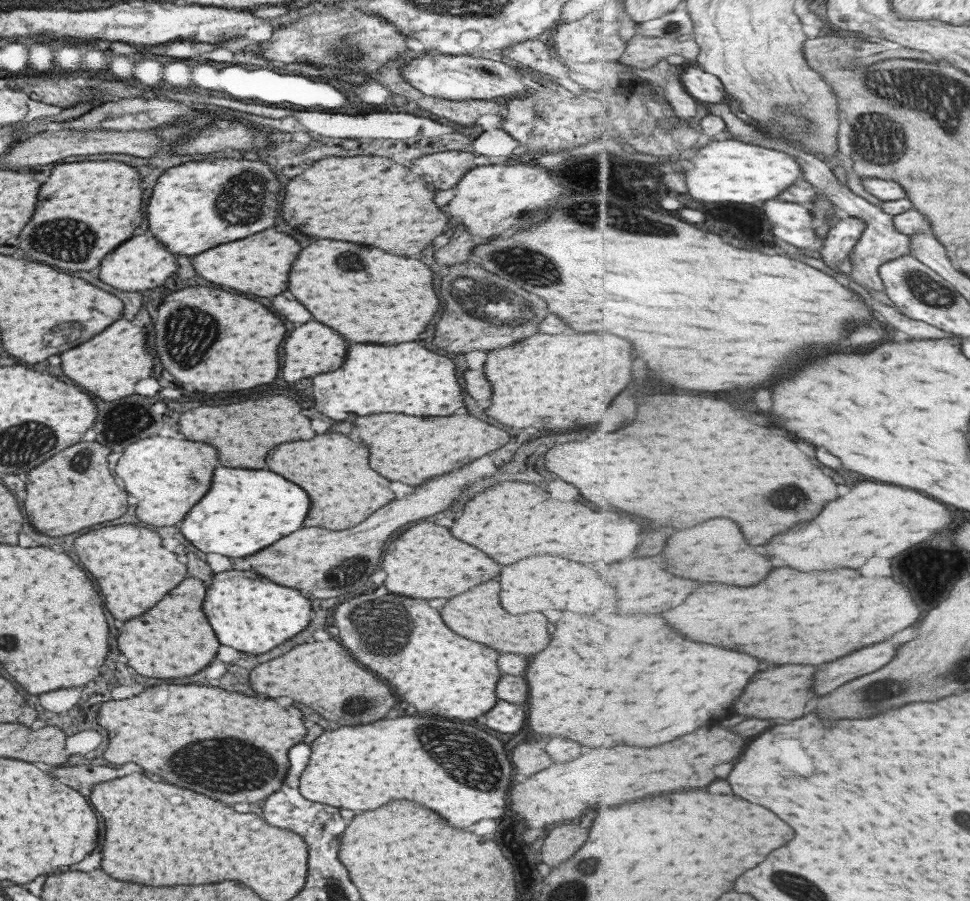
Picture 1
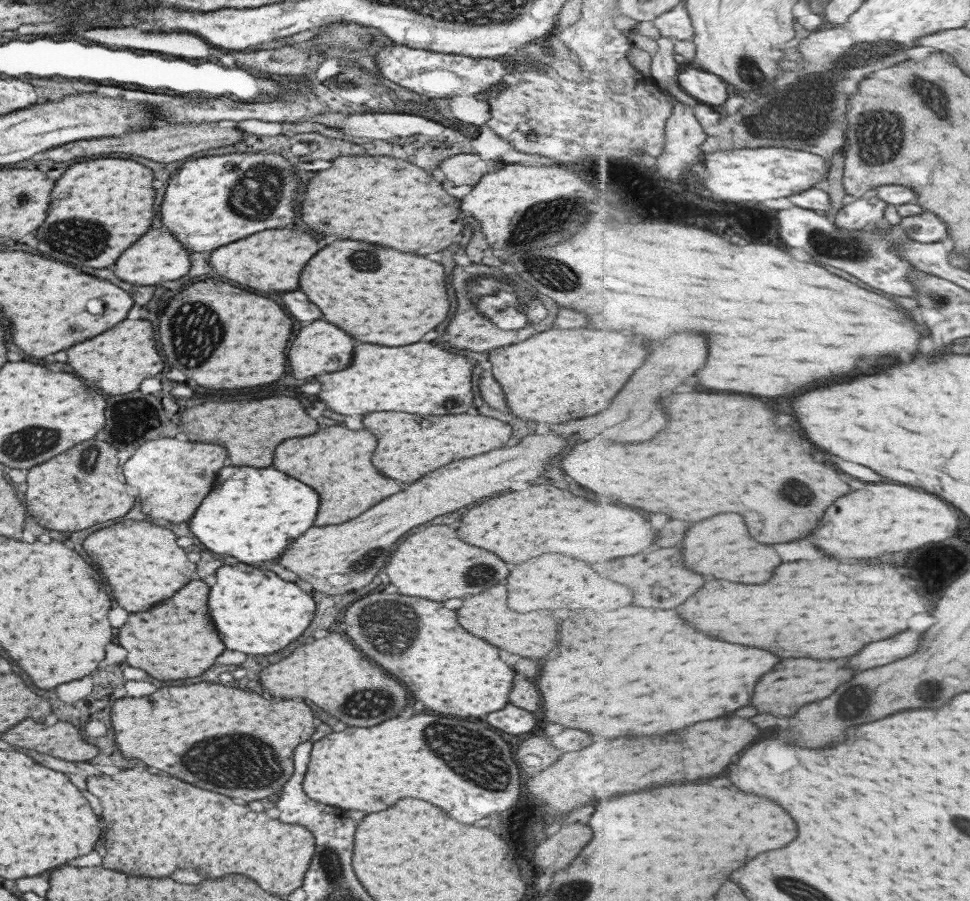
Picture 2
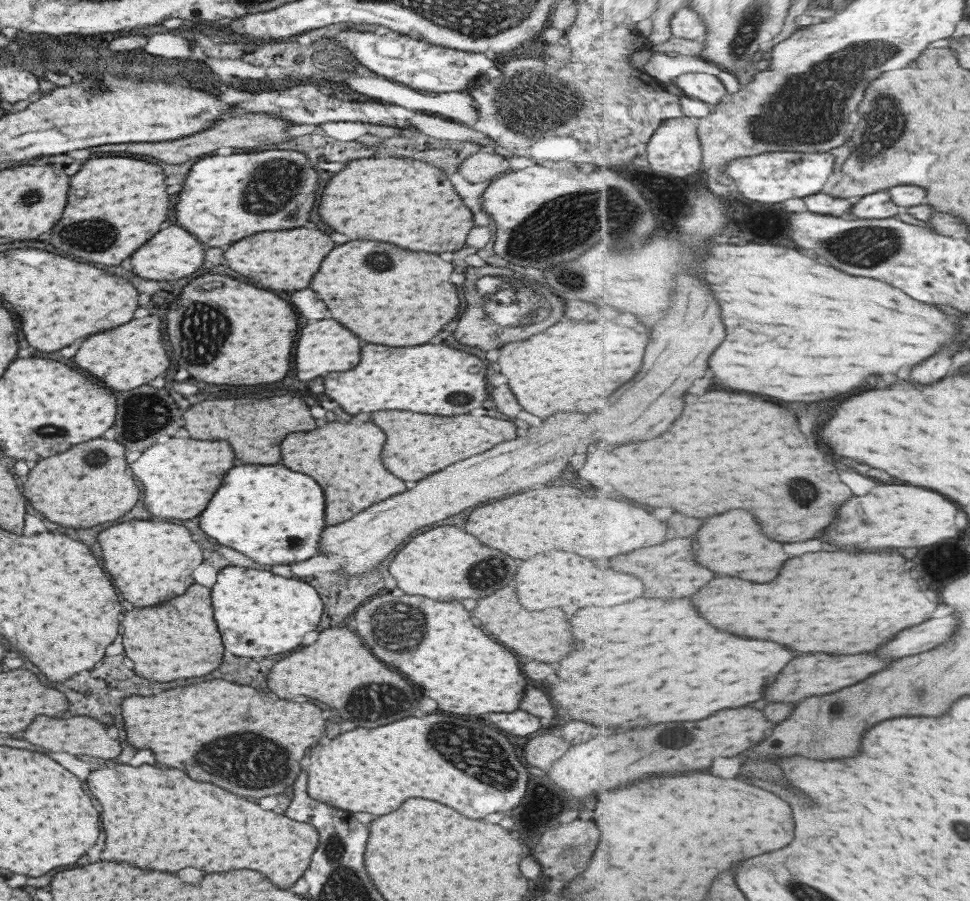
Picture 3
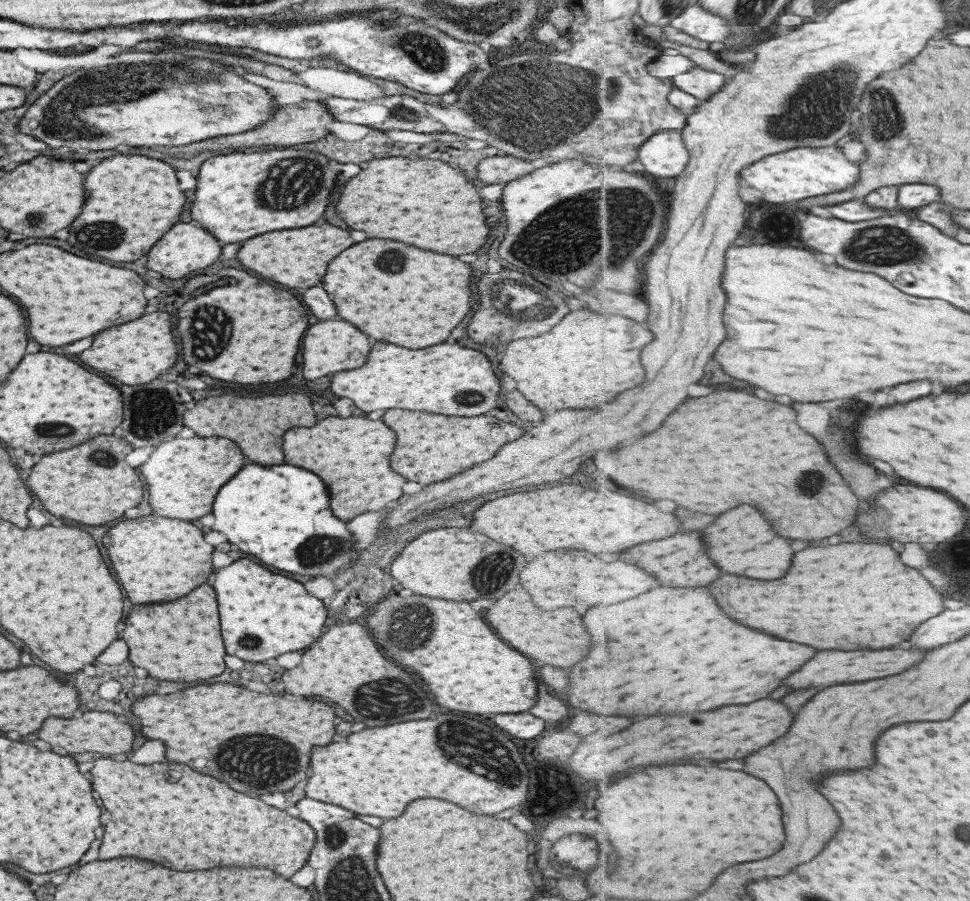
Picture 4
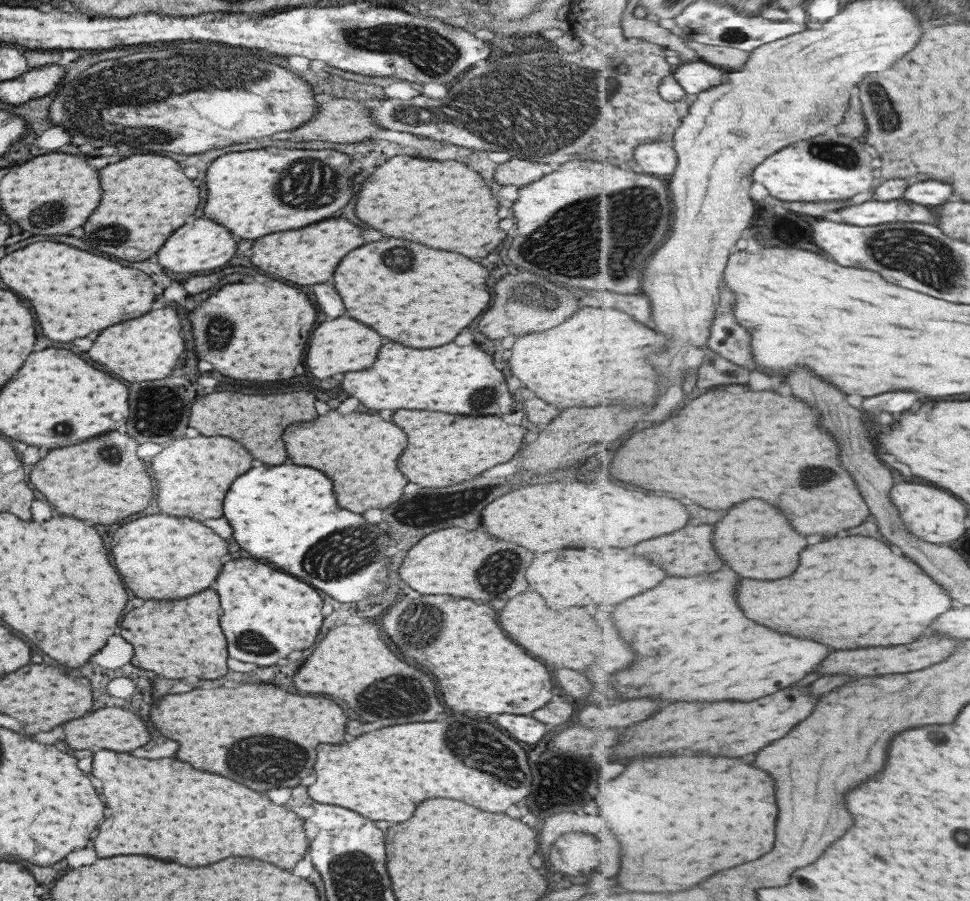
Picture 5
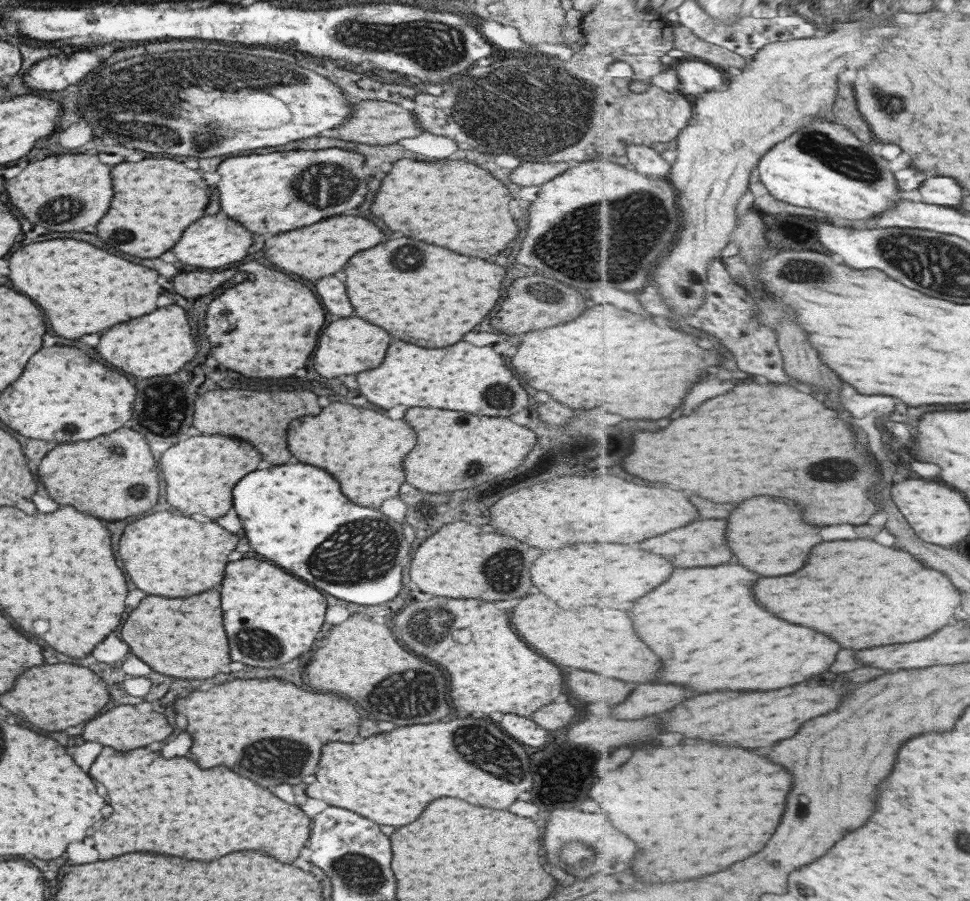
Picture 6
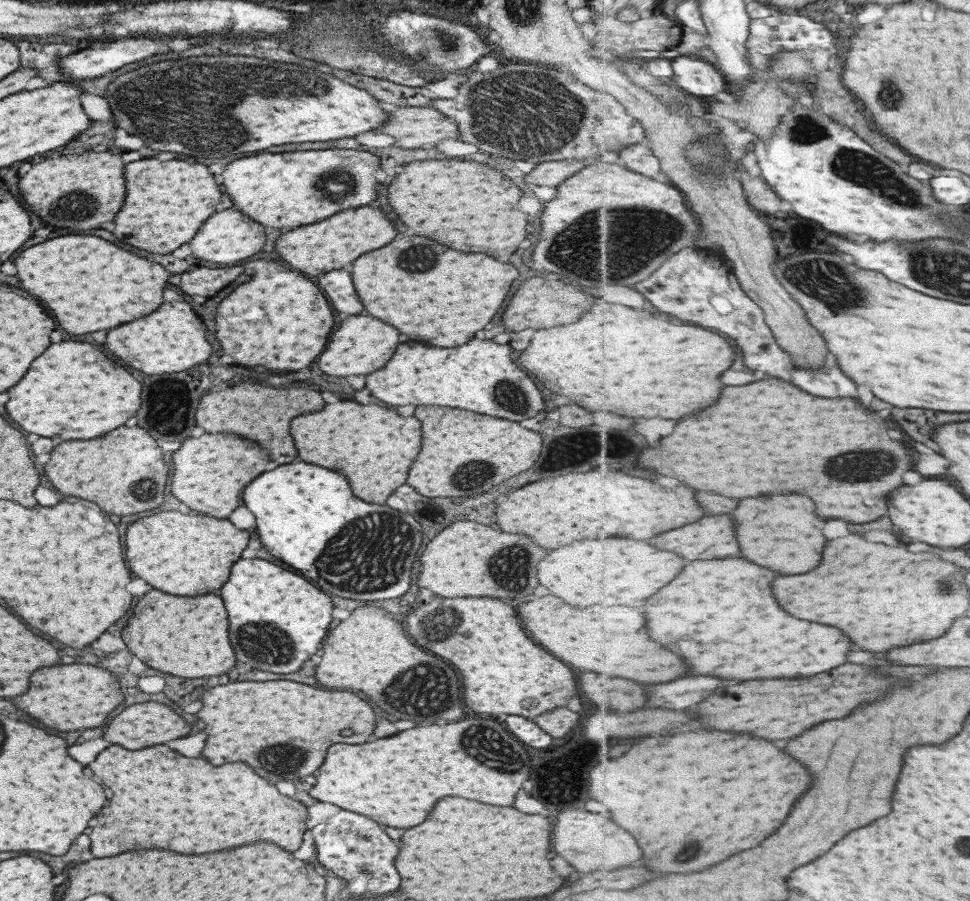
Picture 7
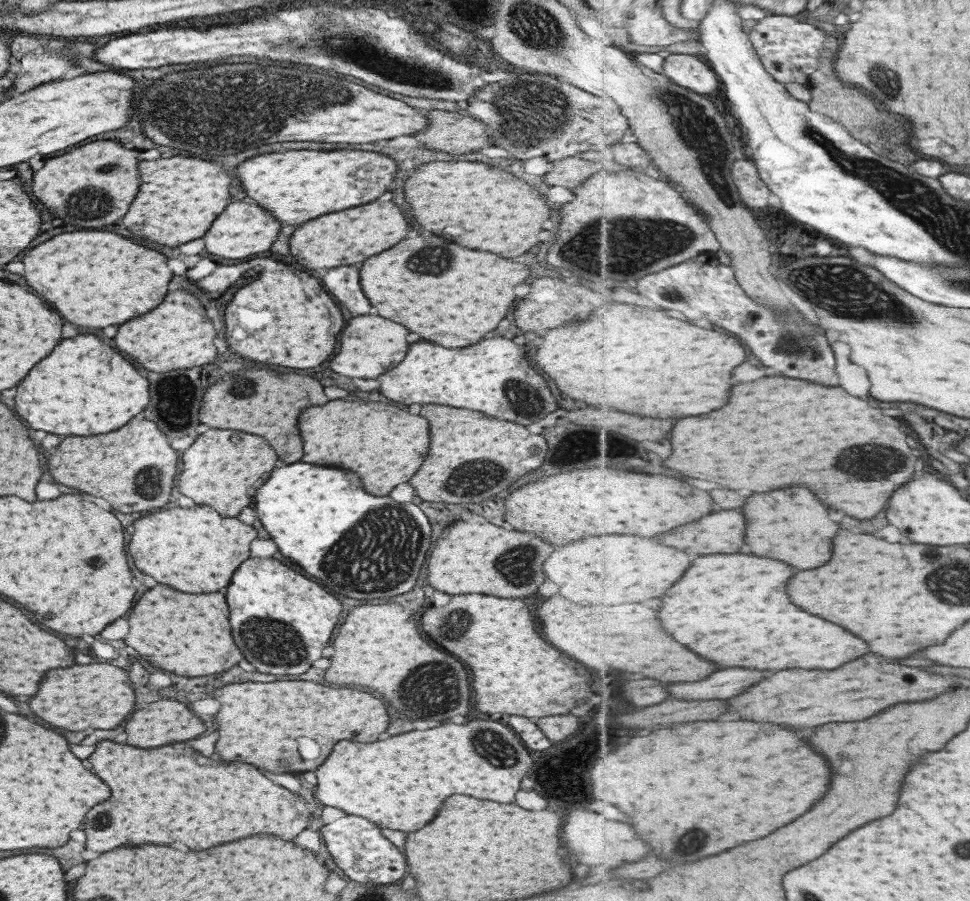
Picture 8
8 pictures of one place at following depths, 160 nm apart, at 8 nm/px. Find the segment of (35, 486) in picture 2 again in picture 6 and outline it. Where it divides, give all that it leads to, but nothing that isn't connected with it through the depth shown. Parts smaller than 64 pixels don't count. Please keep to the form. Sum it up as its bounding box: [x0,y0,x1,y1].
[37,428,161,520]

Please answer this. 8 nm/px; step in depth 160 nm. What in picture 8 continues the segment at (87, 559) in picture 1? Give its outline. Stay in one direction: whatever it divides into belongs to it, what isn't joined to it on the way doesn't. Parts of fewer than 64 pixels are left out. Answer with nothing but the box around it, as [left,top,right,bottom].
[127,506,257,594]

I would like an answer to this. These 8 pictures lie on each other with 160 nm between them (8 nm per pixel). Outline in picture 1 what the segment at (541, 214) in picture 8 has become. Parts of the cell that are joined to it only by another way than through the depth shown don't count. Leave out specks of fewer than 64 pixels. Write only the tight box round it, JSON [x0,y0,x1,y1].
[281,158,447,256]

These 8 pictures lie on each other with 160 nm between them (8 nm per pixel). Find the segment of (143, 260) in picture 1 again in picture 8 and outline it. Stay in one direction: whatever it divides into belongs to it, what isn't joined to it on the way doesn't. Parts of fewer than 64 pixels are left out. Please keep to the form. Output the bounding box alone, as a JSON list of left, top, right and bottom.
[205,200,279,260]

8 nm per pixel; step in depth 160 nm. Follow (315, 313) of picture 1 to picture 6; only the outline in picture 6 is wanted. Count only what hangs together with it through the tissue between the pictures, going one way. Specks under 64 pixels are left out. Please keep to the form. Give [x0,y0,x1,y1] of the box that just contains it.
[345,238,505,346]

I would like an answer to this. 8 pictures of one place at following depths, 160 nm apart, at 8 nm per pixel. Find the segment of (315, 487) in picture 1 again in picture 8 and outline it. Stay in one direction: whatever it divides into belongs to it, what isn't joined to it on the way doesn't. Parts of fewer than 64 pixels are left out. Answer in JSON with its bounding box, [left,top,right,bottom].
[297,400,429,496]

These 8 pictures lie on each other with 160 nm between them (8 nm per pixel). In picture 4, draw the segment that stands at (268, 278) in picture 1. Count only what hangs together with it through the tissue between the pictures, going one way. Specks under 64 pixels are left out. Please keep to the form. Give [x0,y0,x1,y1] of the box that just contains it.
[237,224,353,288]

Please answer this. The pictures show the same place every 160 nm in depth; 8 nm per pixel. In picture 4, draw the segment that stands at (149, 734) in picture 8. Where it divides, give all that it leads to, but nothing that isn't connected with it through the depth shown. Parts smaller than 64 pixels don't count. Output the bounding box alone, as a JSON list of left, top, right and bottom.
[37,712,133,754]

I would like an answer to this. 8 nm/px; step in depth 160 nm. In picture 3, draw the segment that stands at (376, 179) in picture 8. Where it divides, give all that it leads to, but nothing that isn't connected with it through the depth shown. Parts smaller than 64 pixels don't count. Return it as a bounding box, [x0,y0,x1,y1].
[173,150,317,248]

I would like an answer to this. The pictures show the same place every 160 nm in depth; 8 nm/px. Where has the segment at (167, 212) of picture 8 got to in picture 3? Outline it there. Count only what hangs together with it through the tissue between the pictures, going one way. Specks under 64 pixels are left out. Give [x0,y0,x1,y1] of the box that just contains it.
[49,158,169,266]

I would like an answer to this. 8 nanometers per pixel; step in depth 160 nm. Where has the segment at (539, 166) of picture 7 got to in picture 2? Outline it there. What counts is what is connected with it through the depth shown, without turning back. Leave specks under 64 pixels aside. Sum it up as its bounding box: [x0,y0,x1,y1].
[439,153,493,186]

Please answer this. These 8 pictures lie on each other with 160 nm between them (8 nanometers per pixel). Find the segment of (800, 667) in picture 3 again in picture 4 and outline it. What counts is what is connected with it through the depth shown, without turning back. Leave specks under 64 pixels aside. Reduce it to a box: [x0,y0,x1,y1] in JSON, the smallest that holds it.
[787,650,925,688]

